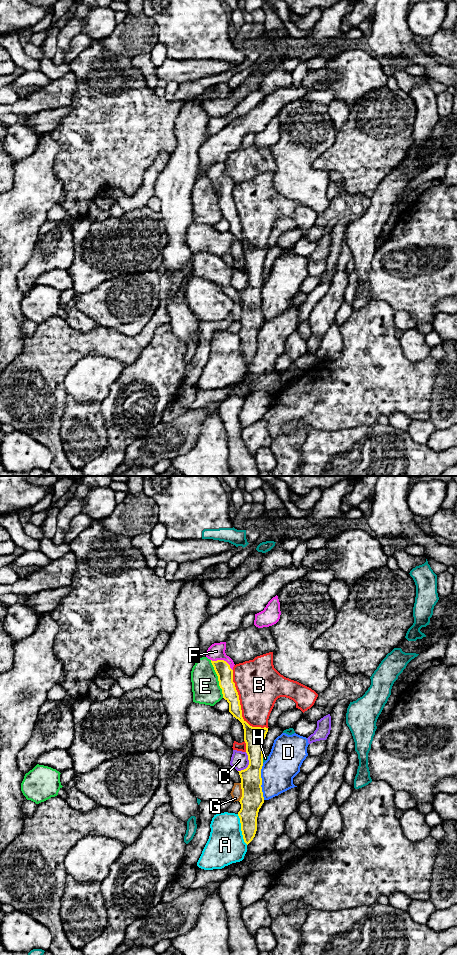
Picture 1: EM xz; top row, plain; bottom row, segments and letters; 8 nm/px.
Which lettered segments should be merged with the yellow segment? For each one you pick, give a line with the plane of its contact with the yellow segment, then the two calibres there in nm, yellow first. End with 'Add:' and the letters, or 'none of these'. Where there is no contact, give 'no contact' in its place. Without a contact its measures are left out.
F: contact in xz; calibres 130 and 140 nm
Add: F

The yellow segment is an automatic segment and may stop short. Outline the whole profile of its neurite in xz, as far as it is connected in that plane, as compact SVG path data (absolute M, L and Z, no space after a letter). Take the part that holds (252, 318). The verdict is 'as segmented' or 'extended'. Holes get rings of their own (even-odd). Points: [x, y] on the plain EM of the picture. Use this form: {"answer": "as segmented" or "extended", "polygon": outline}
{"answer": "extended", "polygon": "M226 162L212 164L206 173L218 196L223 218L229 223L229 232L238 239L244 249L244 261L249 285L238 291L241 298L241 329L238 332L244 362L248 365L257 351L259 329L264 323L261 289L263 286L263 263L268 248L252 247L242 237L239 215L233 202L233 180L226 175Z"}

